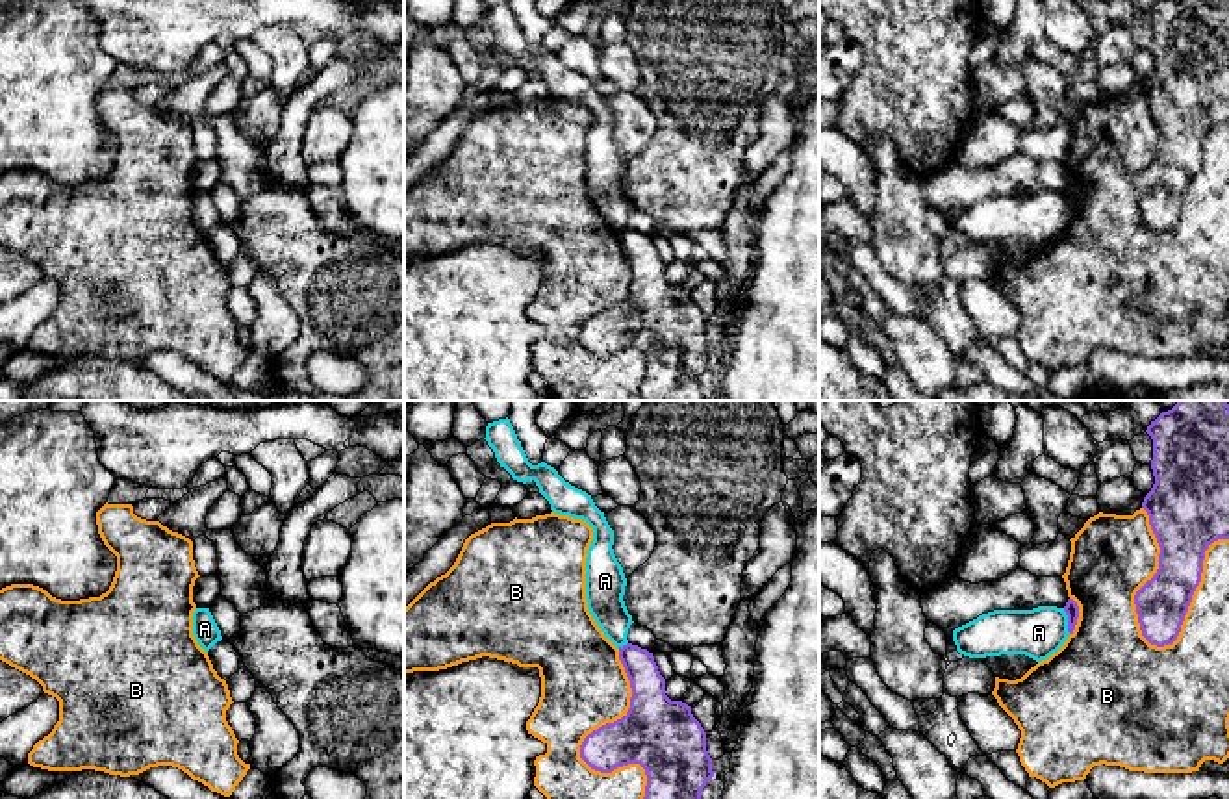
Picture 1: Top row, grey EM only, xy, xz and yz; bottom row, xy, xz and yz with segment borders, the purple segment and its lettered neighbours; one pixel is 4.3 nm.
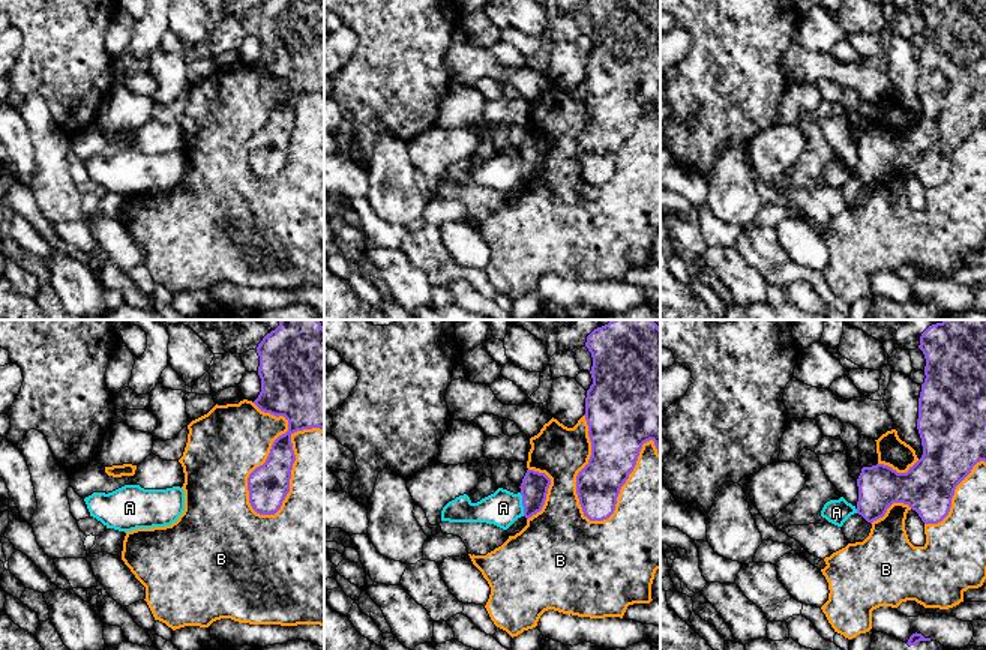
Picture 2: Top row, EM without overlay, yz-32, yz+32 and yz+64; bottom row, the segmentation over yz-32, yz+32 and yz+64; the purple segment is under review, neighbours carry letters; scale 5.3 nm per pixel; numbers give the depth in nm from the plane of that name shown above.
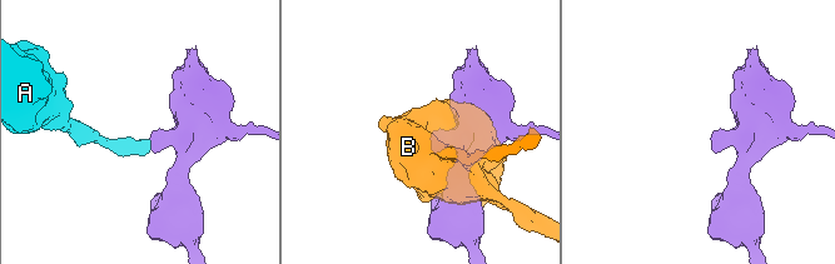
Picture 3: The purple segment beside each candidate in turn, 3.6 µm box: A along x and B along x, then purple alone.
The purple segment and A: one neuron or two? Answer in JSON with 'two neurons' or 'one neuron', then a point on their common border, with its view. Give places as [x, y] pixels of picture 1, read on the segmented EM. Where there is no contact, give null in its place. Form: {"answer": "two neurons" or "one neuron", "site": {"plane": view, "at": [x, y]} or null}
{"answer": "one neuron", "site": {"plane": "yz", "at": [1068, 621]}}

